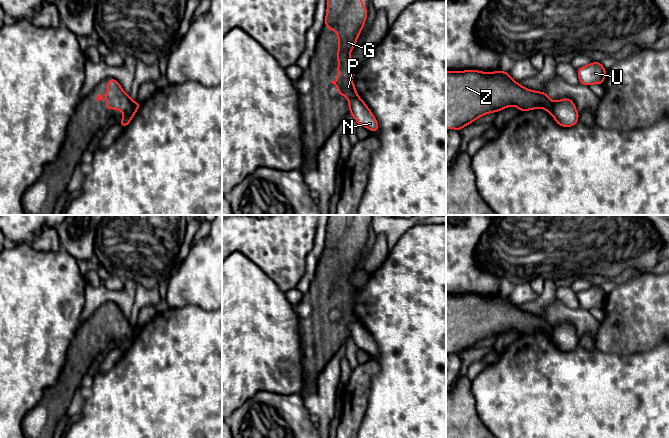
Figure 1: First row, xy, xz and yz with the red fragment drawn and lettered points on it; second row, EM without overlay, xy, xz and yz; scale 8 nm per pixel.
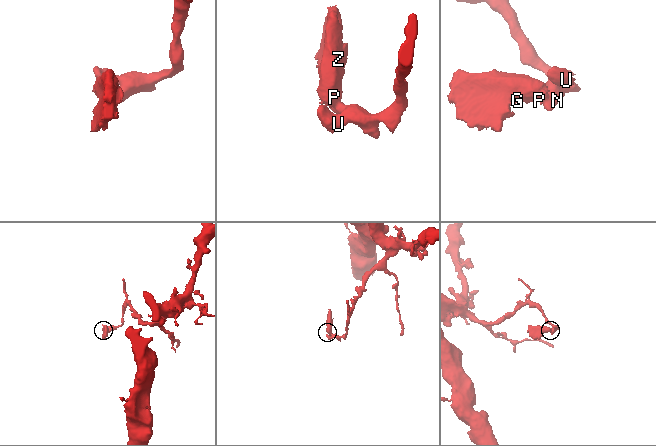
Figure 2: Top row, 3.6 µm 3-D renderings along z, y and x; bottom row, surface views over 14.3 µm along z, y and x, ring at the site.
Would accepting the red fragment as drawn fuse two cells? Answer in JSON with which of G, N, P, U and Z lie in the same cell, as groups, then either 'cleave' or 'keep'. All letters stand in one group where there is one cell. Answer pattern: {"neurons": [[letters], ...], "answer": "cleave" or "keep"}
{"neurons": [["G", "P", "Z"], ["N", "U"]], "answer": "cleave"}

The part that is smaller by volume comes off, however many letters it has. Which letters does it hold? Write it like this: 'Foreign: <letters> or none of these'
Foreign: G, P, Z

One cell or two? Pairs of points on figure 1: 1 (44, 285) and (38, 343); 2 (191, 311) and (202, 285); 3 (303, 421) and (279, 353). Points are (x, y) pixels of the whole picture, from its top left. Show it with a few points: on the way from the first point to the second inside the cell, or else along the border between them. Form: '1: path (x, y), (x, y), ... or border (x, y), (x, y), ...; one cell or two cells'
1: path (38, 299), (38, 329); one cell
2: border (170, 307), (196, 305), (211, 310); two cells
3: border (271, 391), (300, 393); two cells

